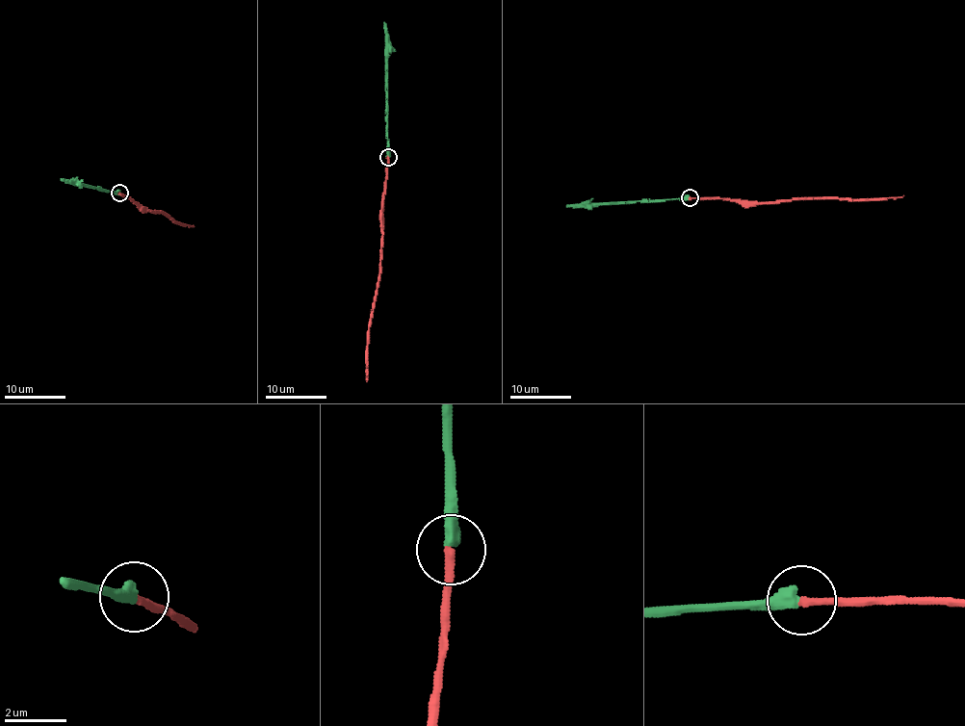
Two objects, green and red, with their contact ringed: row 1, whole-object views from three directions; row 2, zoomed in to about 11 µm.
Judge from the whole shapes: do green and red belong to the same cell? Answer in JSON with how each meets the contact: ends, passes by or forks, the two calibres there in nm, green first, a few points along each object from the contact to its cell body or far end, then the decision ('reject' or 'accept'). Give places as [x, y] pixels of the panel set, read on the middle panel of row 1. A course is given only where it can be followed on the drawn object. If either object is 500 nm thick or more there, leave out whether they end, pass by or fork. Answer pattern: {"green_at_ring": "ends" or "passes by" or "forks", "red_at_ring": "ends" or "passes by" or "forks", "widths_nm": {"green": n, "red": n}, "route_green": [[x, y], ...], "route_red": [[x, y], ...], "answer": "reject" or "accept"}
{"green_at_ring": "ends", "red_at_ring": "ends", "widths_nm": {"green": 440, "red": 280}, "route_green": [[387, 156], [387, 32], [384, 22]], "route_red": [[387, 158], [380, 272], [369, 327], [367, 381]], "answer": "accept"}

